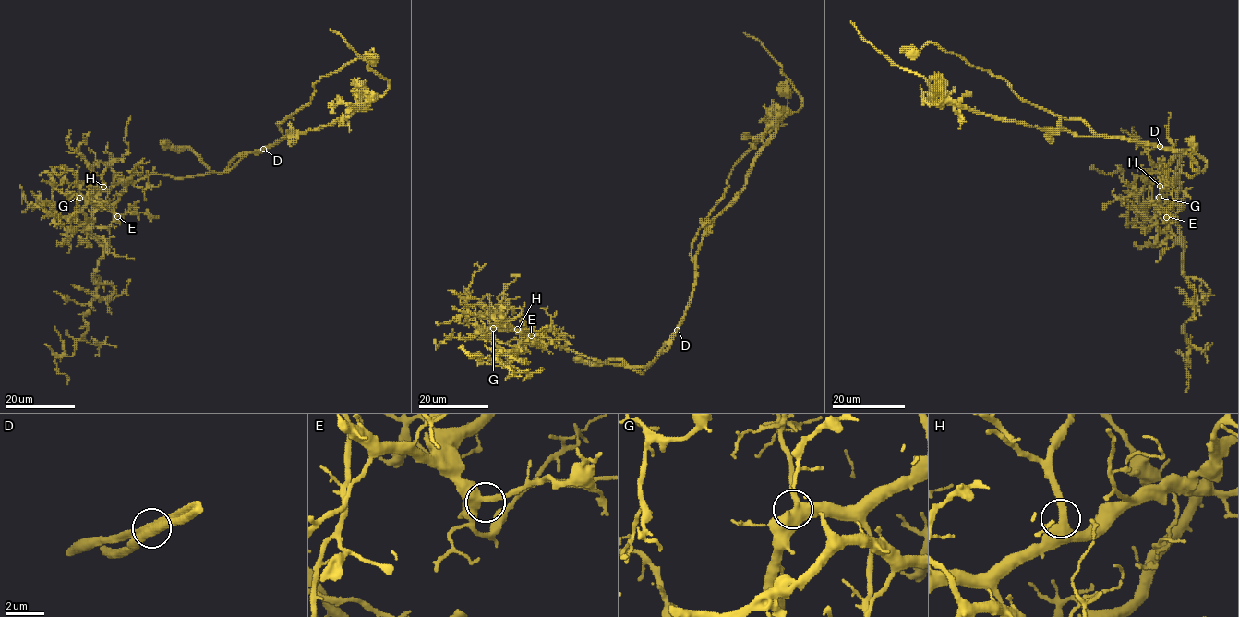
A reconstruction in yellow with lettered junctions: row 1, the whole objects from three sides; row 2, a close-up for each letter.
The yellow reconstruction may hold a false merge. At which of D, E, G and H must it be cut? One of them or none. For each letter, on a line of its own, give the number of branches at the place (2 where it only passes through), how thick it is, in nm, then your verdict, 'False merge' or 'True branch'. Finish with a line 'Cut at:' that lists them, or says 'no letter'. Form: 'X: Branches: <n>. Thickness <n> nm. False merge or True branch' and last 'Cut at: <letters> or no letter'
D: Branches: 2. Thickness 480 nm. False merge
E: Branches: 2. Thickness 480 nm. True branch
G: Branches: 3. Thickness 480 nm. True branch
H: Branches: 2. Thickness 440 nm. True branch
Cut at: D

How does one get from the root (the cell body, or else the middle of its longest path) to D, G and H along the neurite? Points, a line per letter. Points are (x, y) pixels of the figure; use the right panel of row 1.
D: (911, 53), (936, 43), (1002, 78), (1036, 106), (1082, 120), (1096, 135), (1160, 147)
G: (911, 53), (936, 43), (1096, 135), (1185, 152), (1198, 170), (1180, 172), (1159, 197)
H: (911, 53), (936, 43), (1096, 135), (1176, 149), (1197, 165), (1193, 176), (1180, 172), (1160, 186)

